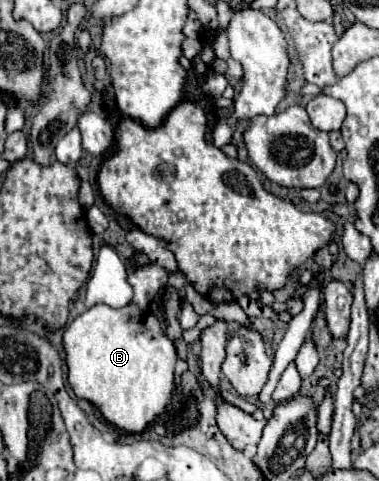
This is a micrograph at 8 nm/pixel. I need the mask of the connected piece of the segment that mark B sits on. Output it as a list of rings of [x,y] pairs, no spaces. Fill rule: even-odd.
[[[159,265],[139,267],[127,277],[129,285],[133,287],[133,299],[129,305],[121,309],[107,307],[105,303],[97,303],[91,309],[87,309],[83,315],[79,315],[69,327],[65,327],[63,333],[63,347],[65,347],[65,361],[69,369],[69,385],[77,399],[87,399],[93,403],[103,419],[117,427],[123,433],[143,433],[149,425],[157,421],[159,415],[165,413],[165,409],[171,403],[173,397],[173,373],[175,363],[179,359],[177,347],[171,337],[165,335],[159,319],[159,311],[163,309],[163,291],[167,285],[167,271]]]

